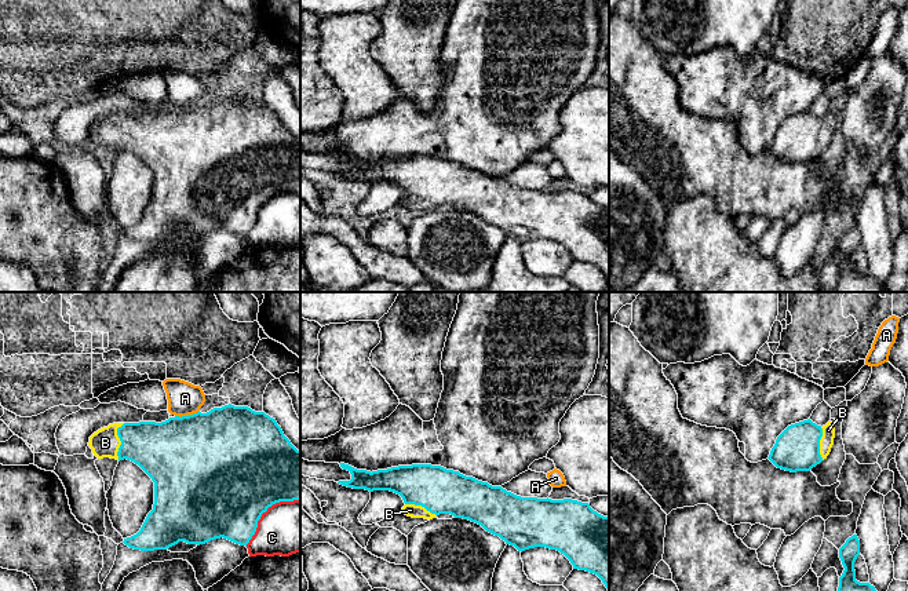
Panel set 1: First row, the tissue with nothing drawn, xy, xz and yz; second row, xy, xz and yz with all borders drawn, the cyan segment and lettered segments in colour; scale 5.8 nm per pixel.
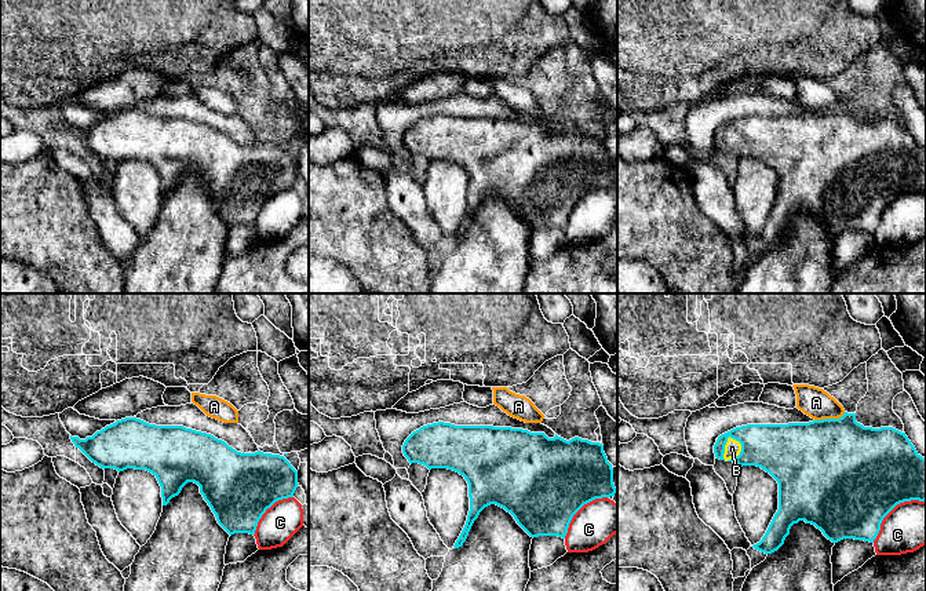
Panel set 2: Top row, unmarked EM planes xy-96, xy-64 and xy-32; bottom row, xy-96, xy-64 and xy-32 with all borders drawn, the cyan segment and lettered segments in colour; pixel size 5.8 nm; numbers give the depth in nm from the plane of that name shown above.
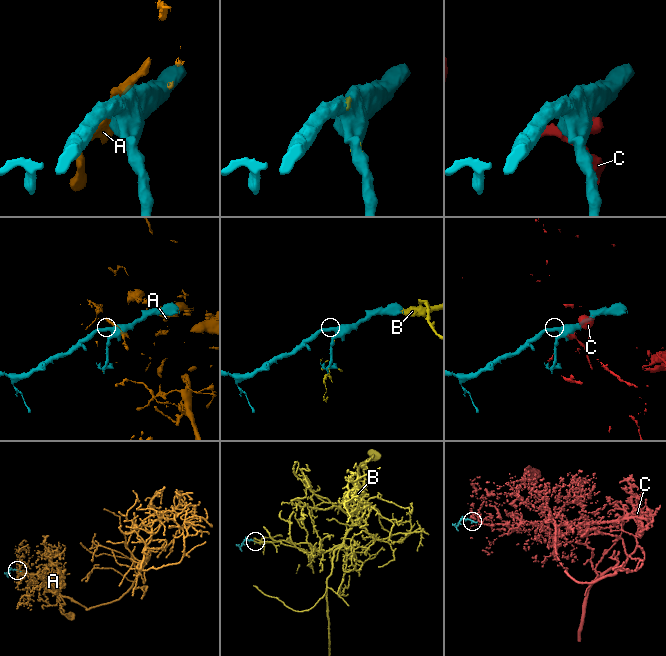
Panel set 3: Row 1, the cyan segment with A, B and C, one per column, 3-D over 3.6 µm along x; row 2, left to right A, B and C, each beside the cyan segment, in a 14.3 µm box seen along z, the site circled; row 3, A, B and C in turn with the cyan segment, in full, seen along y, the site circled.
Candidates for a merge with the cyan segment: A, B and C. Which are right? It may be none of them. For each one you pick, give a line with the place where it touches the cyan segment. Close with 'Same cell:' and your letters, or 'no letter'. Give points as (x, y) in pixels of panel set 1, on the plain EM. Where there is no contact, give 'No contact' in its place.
B: Touches cyan at xy (120, 131)
Same cell: B

